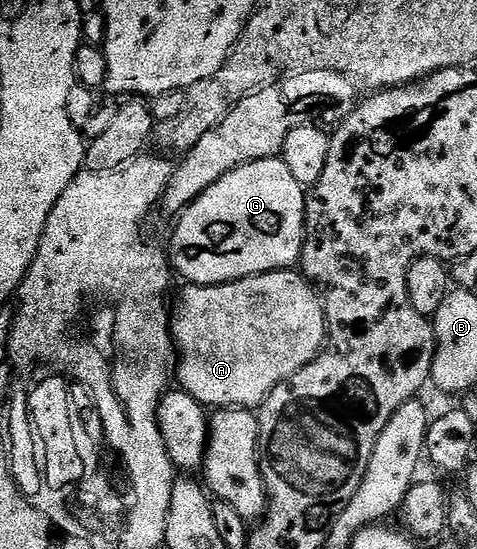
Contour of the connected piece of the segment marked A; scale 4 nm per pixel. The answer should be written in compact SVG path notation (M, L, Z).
M286 270L283 272L264 272L258 276L248 276L242 280L233 280L229 284L210 284L208 286L185 286L185 289L181 292L181 297L177 300L177 312L175 308L175 315L171 320L171 331L173 334L173 342L175 345L176 355L179 357L179 384L181 380L180 387L187 394L191 394L191 398L195 398L201 404L204 404L206 409L209 410L228 410L230 408L239 408L242 410L257 410L260 409L261 405L264 404L265 400L268 399L270 394L272 394L280 384L287 383L293 377L296 377L298 374L304 373L305 368L309 364L312 364L318 356L321 355L323 349L327 344L327 321L325 319L325 306L324 303L314 285L310 284L304 276L301 275L300 271L297 270Z

